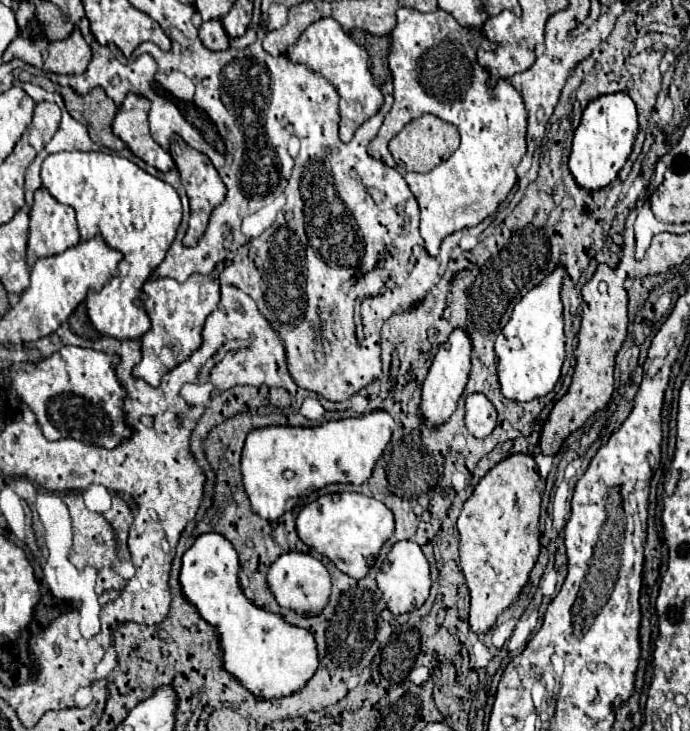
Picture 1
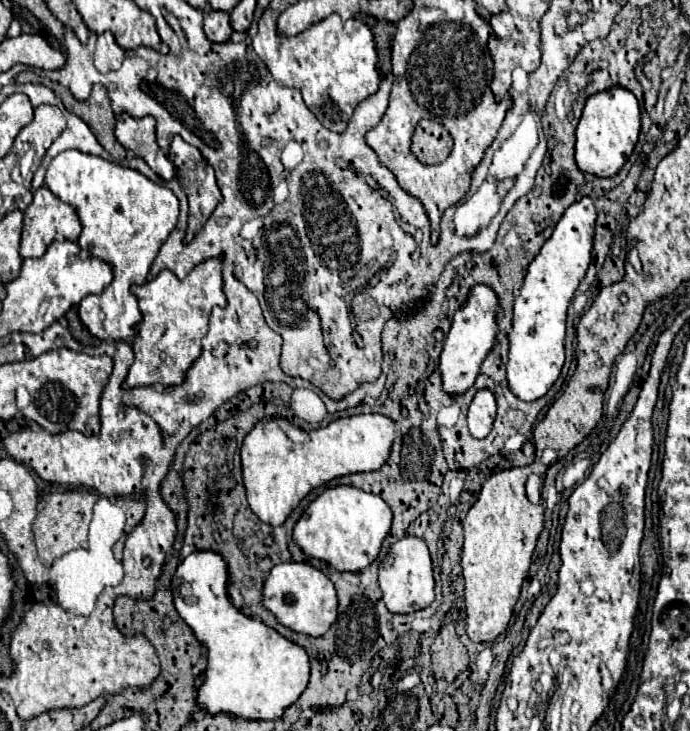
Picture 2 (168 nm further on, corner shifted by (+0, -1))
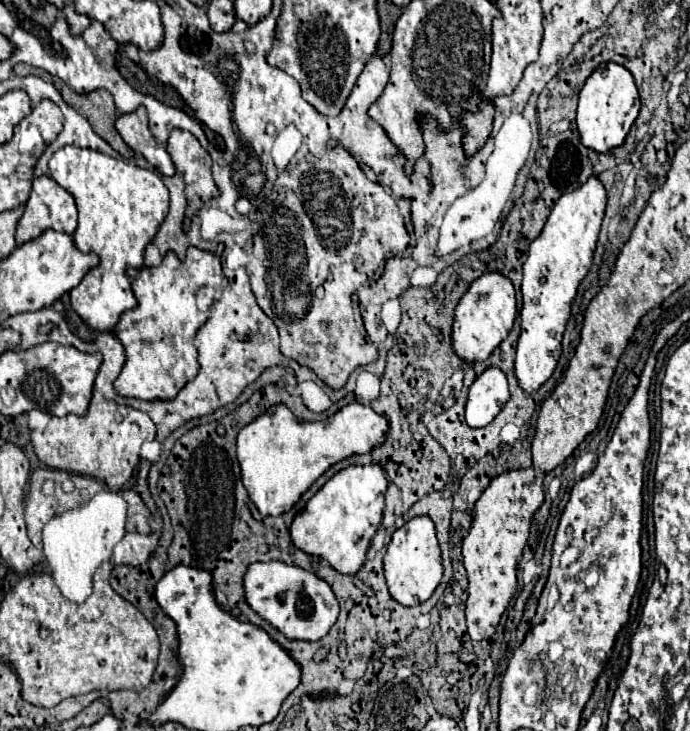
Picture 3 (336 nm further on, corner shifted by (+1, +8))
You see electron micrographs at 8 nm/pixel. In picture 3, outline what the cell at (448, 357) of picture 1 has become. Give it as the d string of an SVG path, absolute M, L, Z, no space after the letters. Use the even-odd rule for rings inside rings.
M484 273L478 277L456 307L452 325L452 339L456 353L468 361L484 361L508 337L516 319L516 291L508 277L502 273Z

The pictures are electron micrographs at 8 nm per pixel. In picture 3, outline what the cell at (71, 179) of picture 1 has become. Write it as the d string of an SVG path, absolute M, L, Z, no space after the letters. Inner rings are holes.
M70 145L56 151L50 159L50 177L76 199L78 227L72 235L76 247L82 253L94 251L100 259L98 267L90 269L80 285L70 291L70 305L92 329L112 331L120 315L136 307L132 281L126 271L144 265L144 247L154 239L168 213L168 189L148 169Z

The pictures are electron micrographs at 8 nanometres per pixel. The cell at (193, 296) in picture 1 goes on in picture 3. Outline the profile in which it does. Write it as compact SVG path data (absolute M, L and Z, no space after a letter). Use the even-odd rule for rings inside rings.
M190 247L184 261L180 261L174 251L168 251L162 265L138 269L132 279L138 305L136 309L126 311L114 327L114 333L126 351L126 365L114 381L116 393L144 401L174 399L200 369L192 341L210 313L198 309L196 289L212 287L222 291L226 285L220 257L196 247Z

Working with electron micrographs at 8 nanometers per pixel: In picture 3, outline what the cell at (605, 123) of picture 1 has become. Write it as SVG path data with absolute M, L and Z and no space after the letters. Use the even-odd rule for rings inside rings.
M606 63L600 65L584 83L578 95L578 133L582 143L588 149L594 149L598 153L606 153L612 147L620 147L638 117L640 99L636 83L630 75L630 71L618 63Z

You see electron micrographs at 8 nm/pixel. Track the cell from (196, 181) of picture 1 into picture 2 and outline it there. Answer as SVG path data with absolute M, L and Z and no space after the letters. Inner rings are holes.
M175 136L171 142L171 150L169 150L169 160L175 164L175 178L181 184L183 192L189 198L189 228L187 228L187 242L193 240L193 236L205 226L205 220L209 220L209 216L213 214L215 206L221 202L221 190L217 186L213 168L207 164L207 160L201 156L201 152L187 144L181 136Z

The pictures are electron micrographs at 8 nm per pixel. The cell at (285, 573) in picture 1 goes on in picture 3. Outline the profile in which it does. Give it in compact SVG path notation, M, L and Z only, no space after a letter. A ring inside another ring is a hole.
M282 561L252 563L244 573L246 603L288 639L318 641L338 619L338 601L326 581L314 573Z

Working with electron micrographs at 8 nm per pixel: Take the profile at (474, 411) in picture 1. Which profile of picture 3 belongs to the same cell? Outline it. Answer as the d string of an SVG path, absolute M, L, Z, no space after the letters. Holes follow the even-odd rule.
M488 367L470 385L466 403L466 423L470 427L486 427L510 399L506 375L498 367Z

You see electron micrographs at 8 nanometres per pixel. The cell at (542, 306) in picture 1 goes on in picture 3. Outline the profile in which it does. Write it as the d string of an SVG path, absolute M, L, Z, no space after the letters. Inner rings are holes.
M592 175L582 187L558 199L542 233L530 243L522 281L522 333L514 361L516 377L524 391L538 391L558 365L560 343L570 317L572 299L592 265L606 203L608 197L604 185L596 175Z

